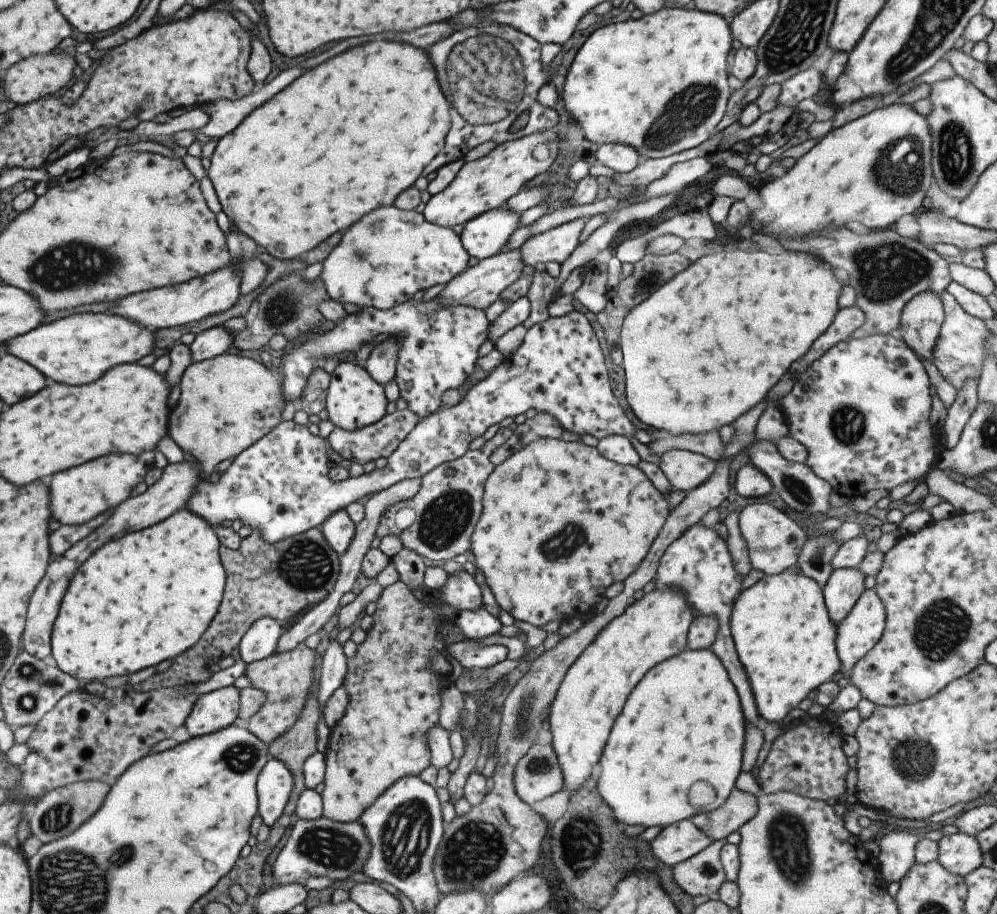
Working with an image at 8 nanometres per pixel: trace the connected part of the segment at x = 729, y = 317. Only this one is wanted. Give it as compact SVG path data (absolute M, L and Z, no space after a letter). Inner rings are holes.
M736 249L733 251L715 252L701 256L695 262L670 278L663 286L653 291L641 304L631 308L622 320L622 327L619 339L619 348L622 353L621 366L624 372L624 396L625 405L631 410L635 418L644 425L649 426L660 432L673 435L679 434L703 434L711 430L718 430L725 424L731 425L735 418L753 408L765 398L769 388L773 388L783 372L788 371L789 366L794 360L801 358L813 341L821 336L829 328L835 314L839 310L837 298L841 284L837 281L827 264L813 254L781 254L781 256L771 256L767 252L741 252Z

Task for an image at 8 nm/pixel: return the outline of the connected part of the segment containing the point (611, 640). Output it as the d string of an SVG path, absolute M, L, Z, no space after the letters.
M654 588L606 624L566 670L551 701L547 720L551 748L563 774L563 789L571 795L581 788L591 768L599 762L612 722L633 686L649 668L686 649L692 611L683 592Z

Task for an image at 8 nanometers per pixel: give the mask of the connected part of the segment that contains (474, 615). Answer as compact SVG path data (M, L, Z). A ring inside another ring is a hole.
M483 607L477 610L460 610L454 616L453 624L457 626L466 639L481 640L495 634L501 624Z

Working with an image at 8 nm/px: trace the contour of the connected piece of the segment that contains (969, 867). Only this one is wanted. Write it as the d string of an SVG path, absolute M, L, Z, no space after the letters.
M957 832L937 841L936 860L947 872L964 877L981 866L981 850L975 836Z

